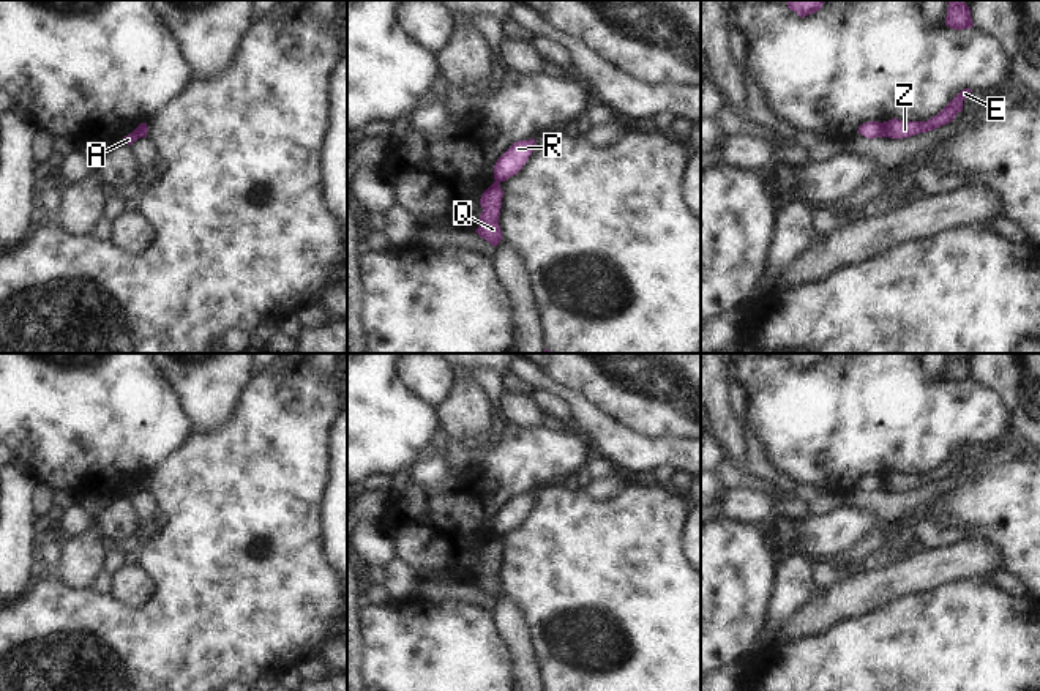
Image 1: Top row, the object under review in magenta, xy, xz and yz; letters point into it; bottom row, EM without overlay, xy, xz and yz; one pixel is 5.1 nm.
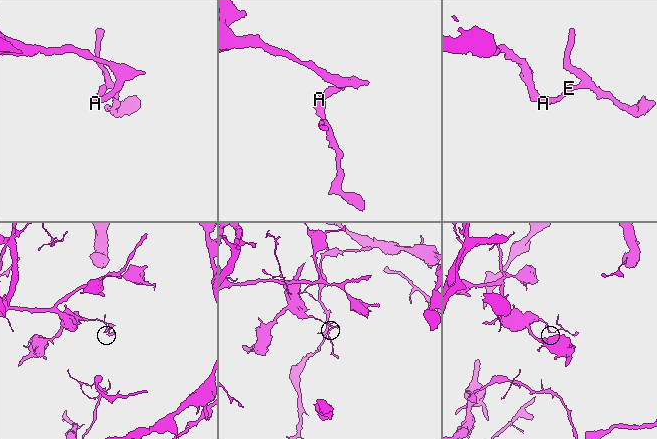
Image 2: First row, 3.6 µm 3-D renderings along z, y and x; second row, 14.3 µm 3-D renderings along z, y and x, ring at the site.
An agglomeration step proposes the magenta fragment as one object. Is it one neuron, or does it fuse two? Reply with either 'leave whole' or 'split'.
split

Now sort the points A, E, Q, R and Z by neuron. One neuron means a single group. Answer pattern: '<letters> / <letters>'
A E Q Z / R

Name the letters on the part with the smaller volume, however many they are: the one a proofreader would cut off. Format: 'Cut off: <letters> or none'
Cut off: A, E, Q, Z

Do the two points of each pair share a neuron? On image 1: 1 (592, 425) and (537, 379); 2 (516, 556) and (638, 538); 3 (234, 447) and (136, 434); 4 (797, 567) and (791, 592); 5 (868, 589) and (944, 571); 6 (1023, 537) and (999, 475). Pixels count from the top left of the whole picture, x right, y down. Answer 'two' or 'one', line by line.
1: one
2: one
3: two
4: one
5: one
6: one

